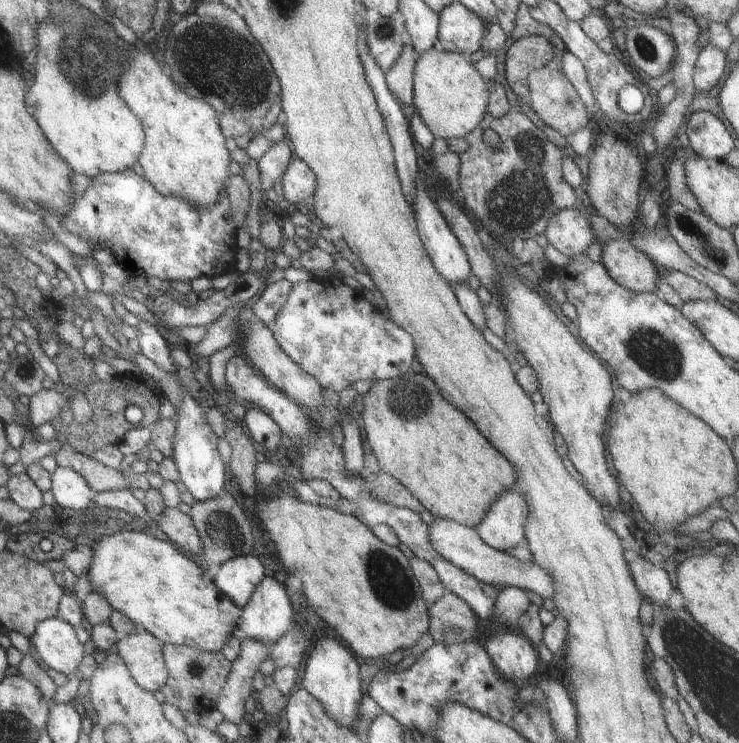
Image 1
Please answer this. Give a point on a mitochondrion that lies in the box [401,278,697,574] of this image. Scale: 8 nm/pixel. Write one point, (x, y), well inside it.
(649, 350)

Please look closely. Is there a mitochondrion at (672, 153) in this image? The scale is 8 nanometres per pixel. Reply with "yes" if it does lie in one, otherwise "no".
no

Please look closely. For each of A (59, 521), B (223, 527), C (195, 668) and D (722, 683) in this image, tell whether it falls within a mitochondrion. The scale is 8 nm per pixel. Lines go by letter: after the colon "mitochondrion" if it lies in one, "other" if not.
A: other
B: mitochondrion
C: mitochondrion
D: mitochondrion

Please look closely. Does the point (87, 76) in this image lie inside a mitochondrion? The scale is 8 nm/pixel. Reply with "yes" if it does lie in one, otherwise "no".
yes

